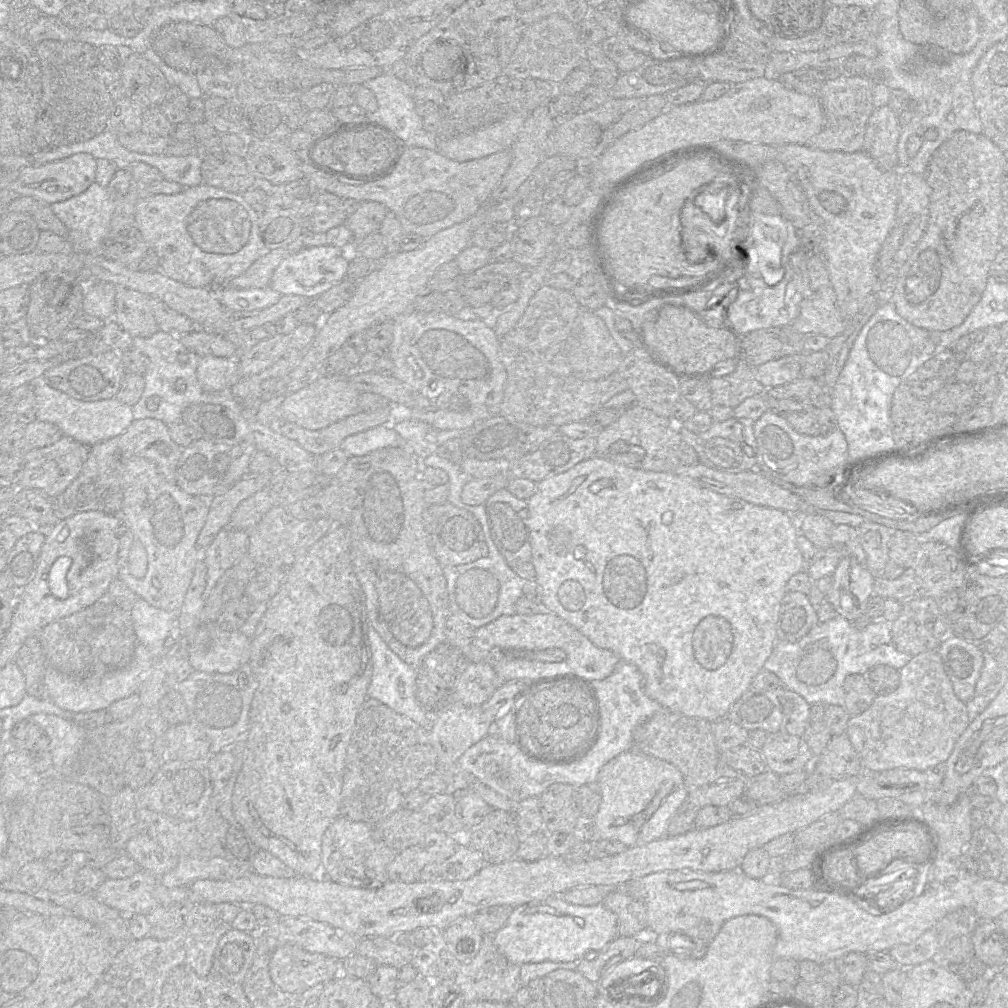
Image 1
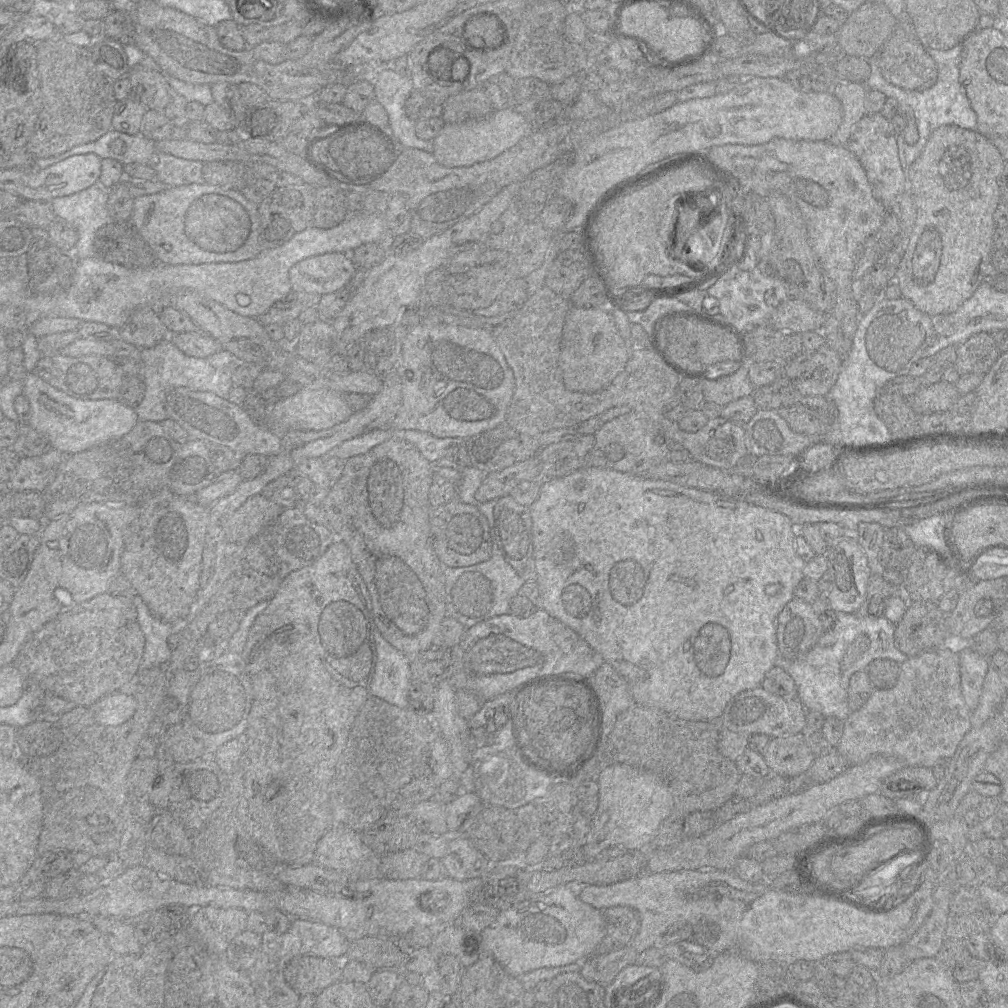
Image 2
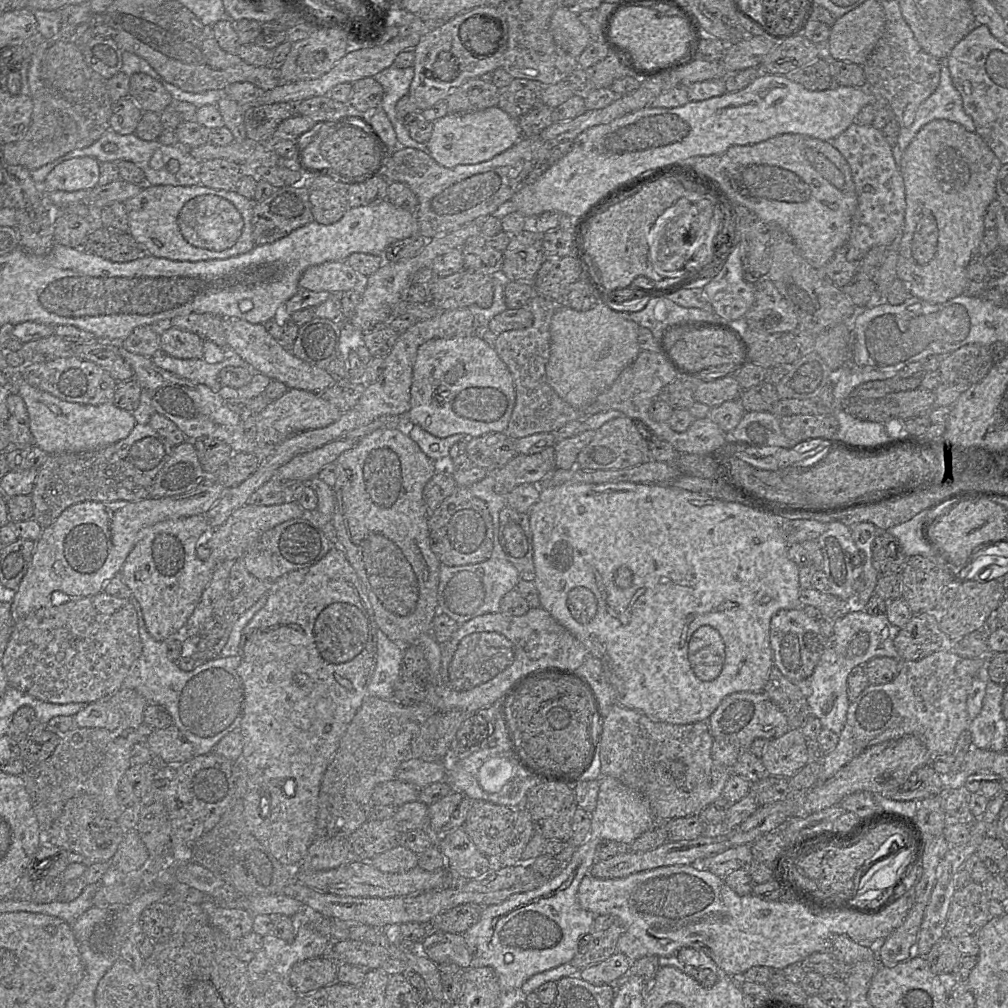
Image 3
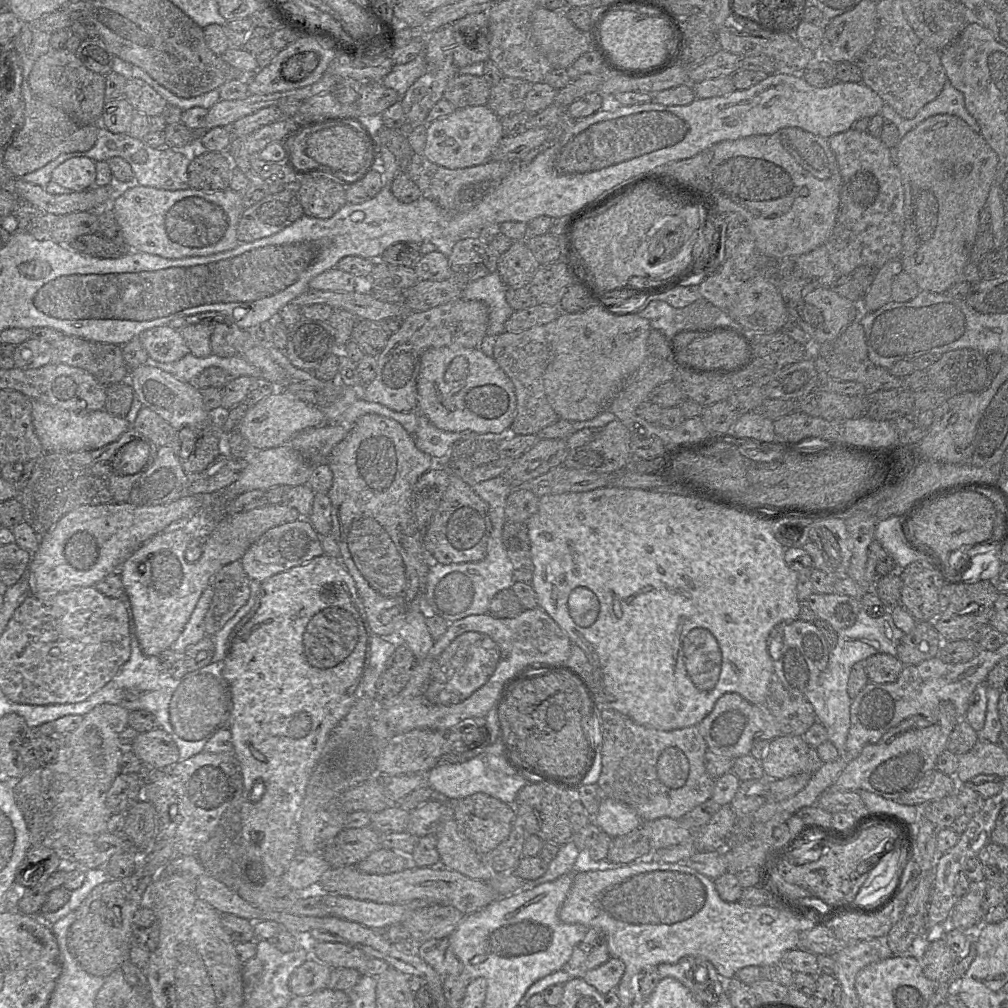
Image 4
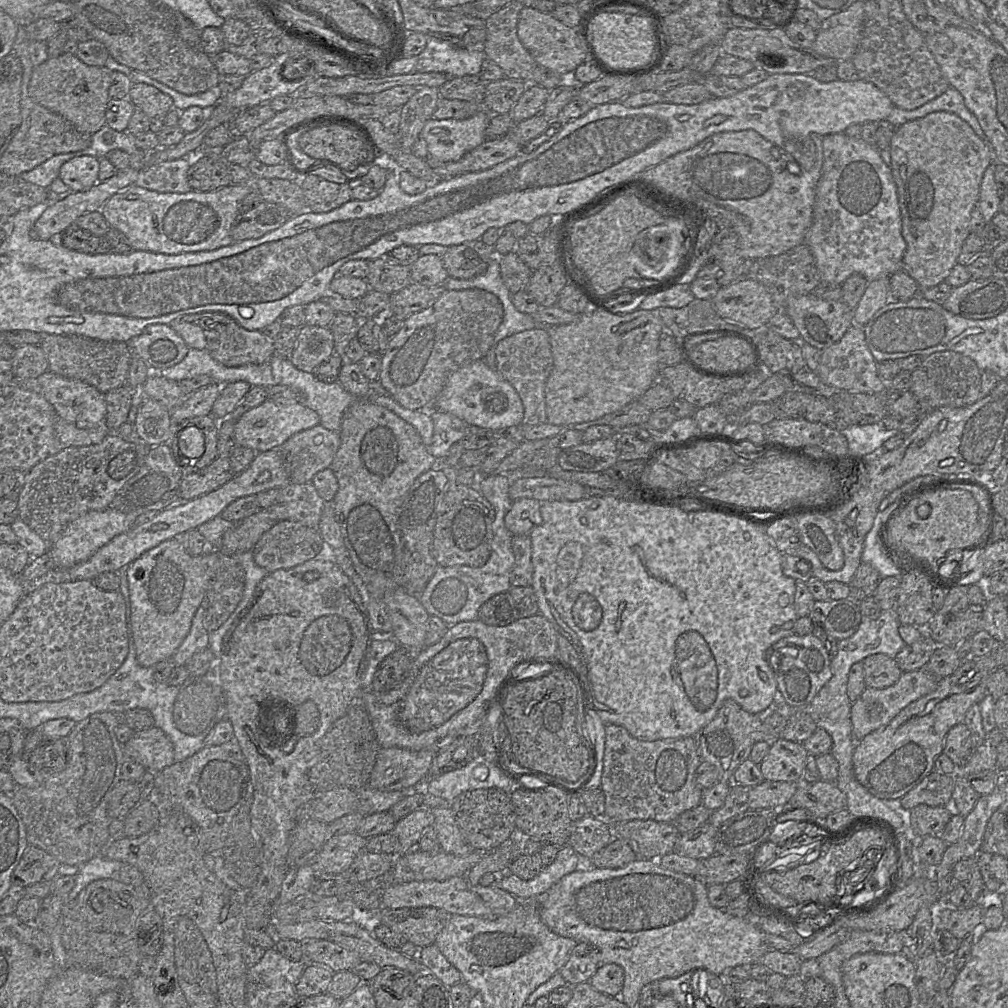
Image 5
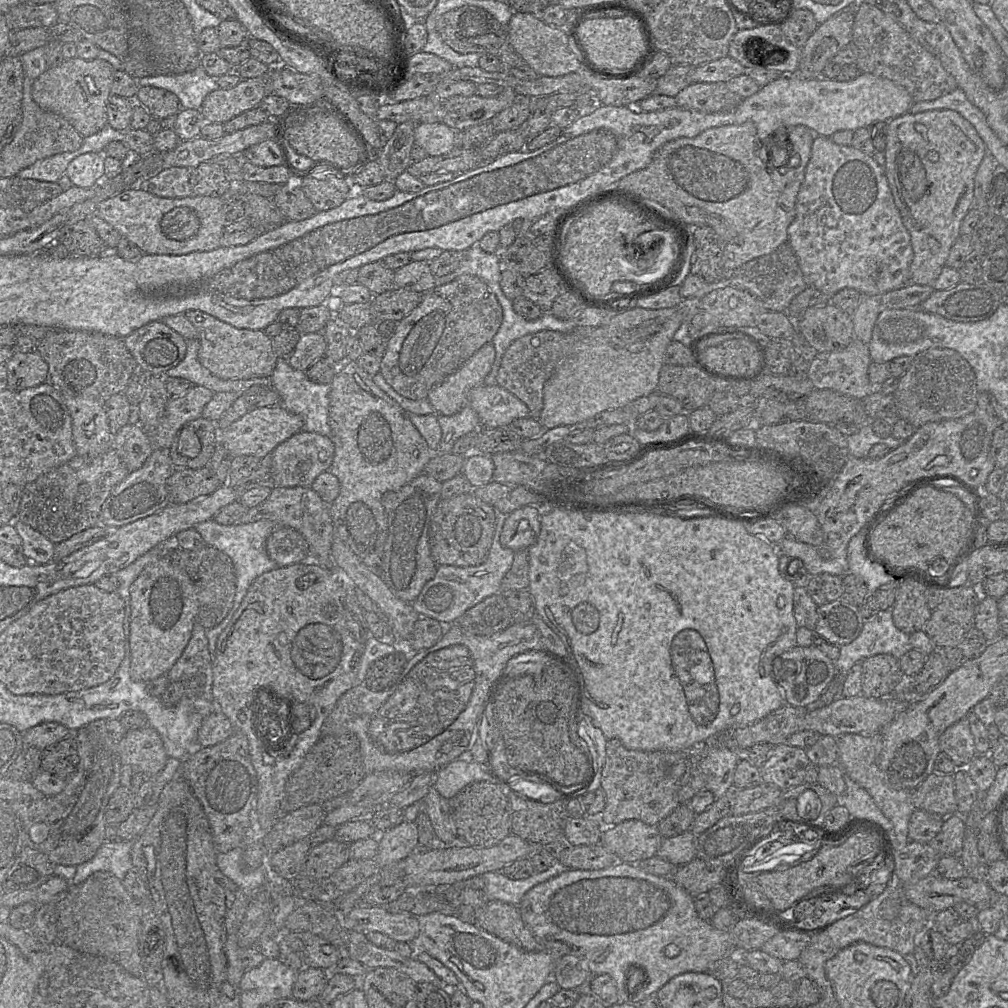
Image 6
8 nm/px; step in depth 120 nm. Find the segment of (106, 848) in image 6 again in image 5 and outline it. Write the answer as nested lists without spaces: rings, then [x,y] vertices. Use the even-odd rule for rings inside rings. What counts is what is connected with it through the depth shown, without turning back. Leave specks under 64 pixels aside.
[[[99,854],[79,866],[79,871],[75,875],[75,885],[66,896],[66,901],[76,898],[82,889],[95,880],[118,879],[122,865],[122,862],[107,859]]]

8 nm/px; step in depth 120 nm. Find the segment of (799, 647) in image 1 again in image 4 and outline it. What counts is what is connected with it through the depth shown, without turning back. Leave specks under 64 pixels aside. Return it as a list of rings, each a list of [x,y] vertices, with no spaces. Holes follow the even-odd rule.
[[[860,610],[852,626],[836,630],[838,639],[828,654],[827,667],[815,688],[805,693],[804,696],[812,704],[817,721],[827,730],[828,740],[834,744],[839,755],[844,757],[852,702],[847,690],[851,668],[856,662],[864,661],[877,653],[896,656],[897,646],[904,633],[894,624],[889,610],[878,618],[870,617],[865,610]]]

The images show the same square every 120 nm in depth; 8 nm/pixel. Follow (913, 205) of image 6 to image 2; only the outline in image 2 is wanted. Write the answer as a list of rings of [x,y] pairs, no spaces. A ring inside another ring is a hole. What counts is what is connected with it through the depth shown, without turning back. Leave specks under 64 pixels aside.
[[[944,125],[931,133],[920,155],[908,166],[906,170],[908,192],[916,206],[916,220],[906,250],[896,270],[895,282],[900,288],[901,297],[910,301],[921,312],[930,316],[952,313],[970,298],[981,284],[980,265],[984,260],[990,260],[990,255],[994,251],[993,234],[996,225],[993,215],[998,204],[1001,202],[999,176],[1003,171],[1004,162],[1005,160],[998,149],[978,131],[967,130],[955,125]]]

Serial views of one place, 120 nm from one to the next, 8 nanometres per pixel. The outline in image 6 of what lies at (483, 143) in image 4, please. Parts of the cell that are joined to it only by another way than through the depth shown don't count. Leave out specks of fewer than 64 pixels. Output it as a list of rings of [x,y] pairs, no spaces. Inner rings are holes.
[[[444,122],[436,123],[421,123],[415,129],[415,144],[426,150],[430,156],[441,156],[456,147],[456,134],[460,131],[455,131]]]

